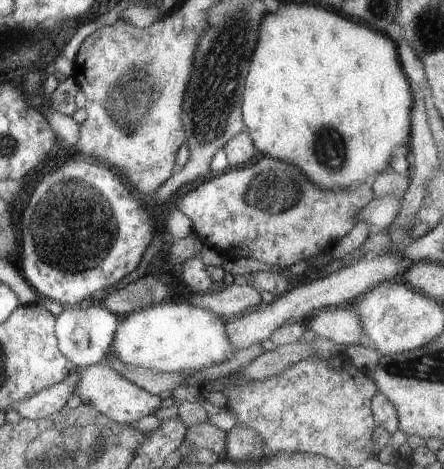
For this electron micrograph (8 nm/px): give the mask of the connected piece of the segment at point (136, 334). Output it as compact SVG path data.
M165 302L119 318L111 342L111 354L125 366L155 370L161 374L193 372L215 366L233 356L233 346L227 340L225 320L217 314L197 308L191 302Z

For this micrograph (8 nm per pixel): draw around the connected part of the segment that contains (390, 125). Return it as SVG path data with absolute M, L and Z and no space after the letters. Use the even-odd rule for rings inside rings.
M285 2L279 4L275 14L267 14L261 22L257 44L249 62L249 72L247 72L247 82L245 82L245 92L241 100L241 116L243 124L247 126L247 134L257 150L257 154L263 154L263 158L273 158L273 160L283 160L291 166L297 166L301 174L315 186L323 186L323 190L353 190L361 184L371 182L377 174L385 172L389 168L389 162L393 158L393 150L397 146L409 144L409 134L411 134L411 110L413 110L413 88L409 86L409 80L405 78L399 62L399 44L395 44L389 36L371 30L369 26L345 18L341 12L329 10L325 6L317 6L311 2Z

